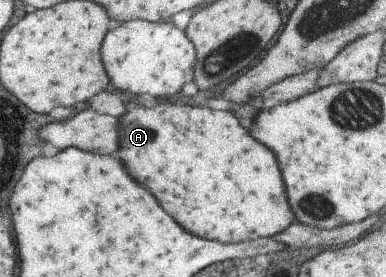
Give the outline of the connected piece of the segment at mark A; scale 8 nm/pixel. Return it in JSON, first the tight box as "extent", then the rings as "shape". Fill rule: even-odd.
{"extent":[118,99,292,244],"shape":[[[158,99],[154,105],[129,106],[118,121],[118,161],[128,169],[134,181],[148,189],[158,205],[174,217],[188,233],[224,244],[274,237],[292,221],[286,203],[282,179],[274,155],[238,125],[232,114],[212,111],[207,106],[175,105]]]}

